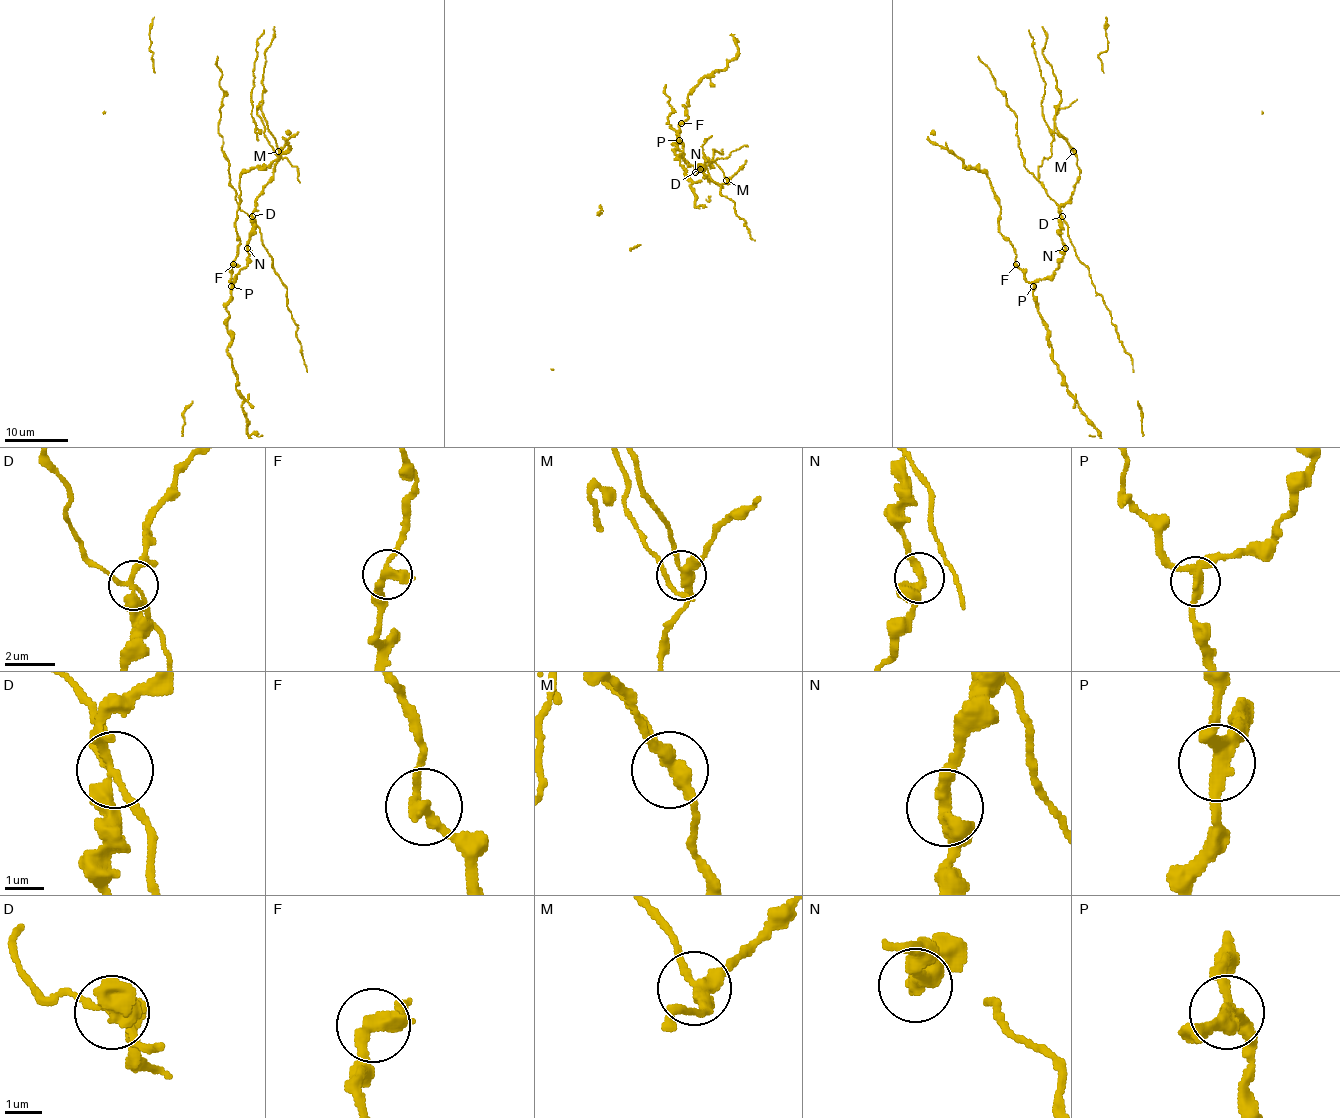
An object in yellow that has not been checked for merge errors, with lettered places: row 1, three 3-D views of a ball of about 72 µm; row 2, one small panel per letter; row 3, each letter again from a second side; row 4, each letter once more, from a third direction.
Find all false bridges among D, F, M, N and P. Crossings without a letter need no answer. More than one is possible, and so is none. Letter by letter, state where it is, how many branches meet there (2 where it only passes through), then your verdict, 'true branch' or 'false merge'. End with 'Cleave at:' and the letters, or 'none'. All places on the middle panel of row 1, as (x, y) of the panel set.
D: place (700, 169); branches 4; false merge
F: place (681, 123); branches 2; true branch
M: place (726, 180); branches 3; false merge
N: place (695, 172); branches 3; true branch
P: place (679, 140); branches 3; true branch
Cleave at: D, M

